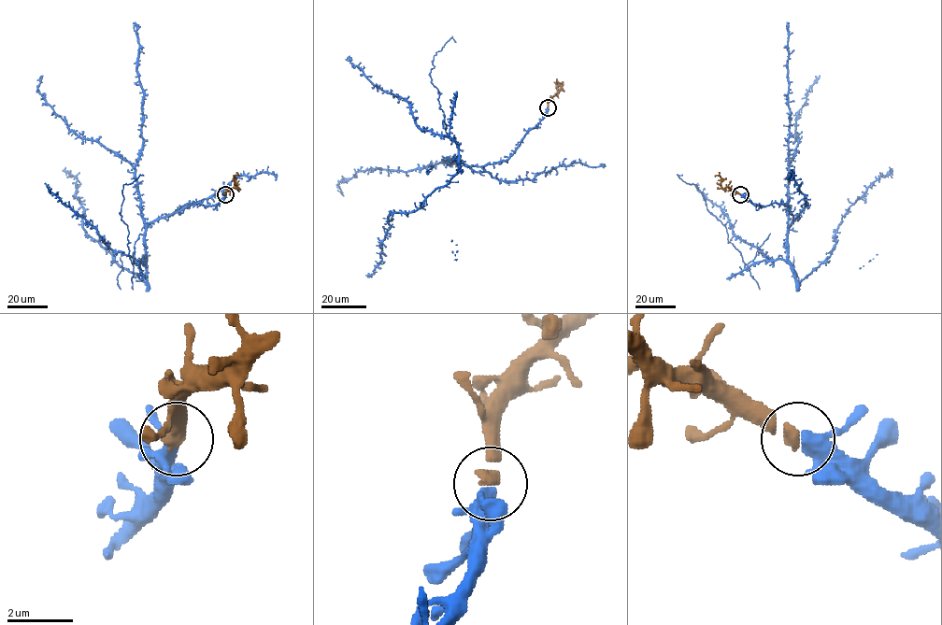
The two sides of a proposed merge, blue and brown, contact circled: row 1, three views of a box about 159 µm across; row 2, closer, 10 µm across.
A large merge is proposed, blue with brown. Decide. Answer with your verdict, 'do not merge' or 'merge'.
merge

